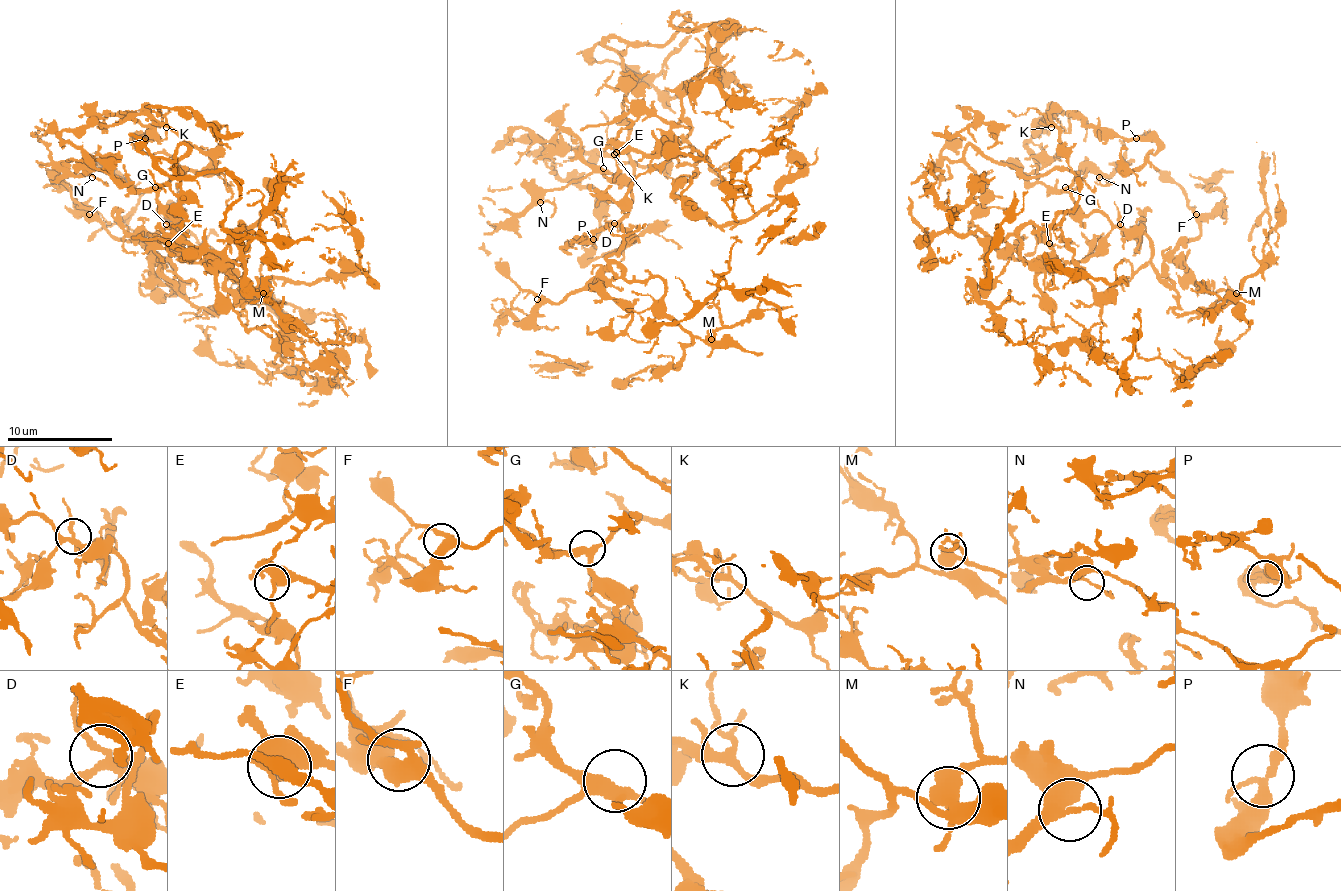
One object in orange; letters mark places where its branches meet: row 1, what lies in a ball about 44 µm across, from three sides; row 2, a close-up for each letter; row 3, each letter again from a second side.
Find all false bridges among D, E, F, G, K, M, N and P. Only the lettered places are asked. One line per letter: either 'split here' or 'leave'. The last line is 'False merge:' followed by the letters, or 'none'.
D: leave
E: leave
F: leave
G: leave
K: leave
M: leave
N: leave
P: leave
False merge: none

